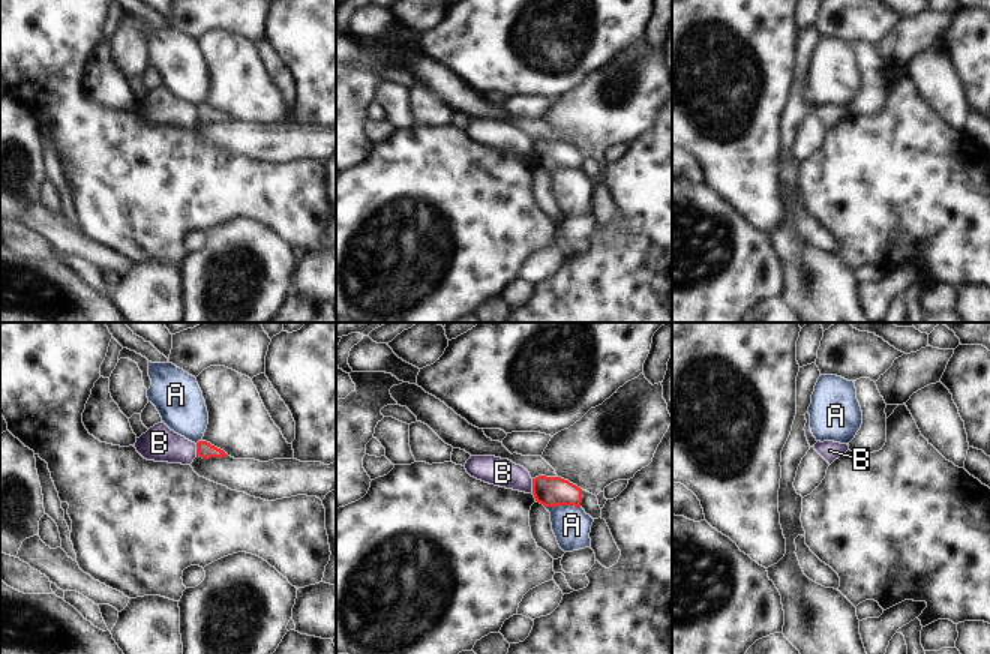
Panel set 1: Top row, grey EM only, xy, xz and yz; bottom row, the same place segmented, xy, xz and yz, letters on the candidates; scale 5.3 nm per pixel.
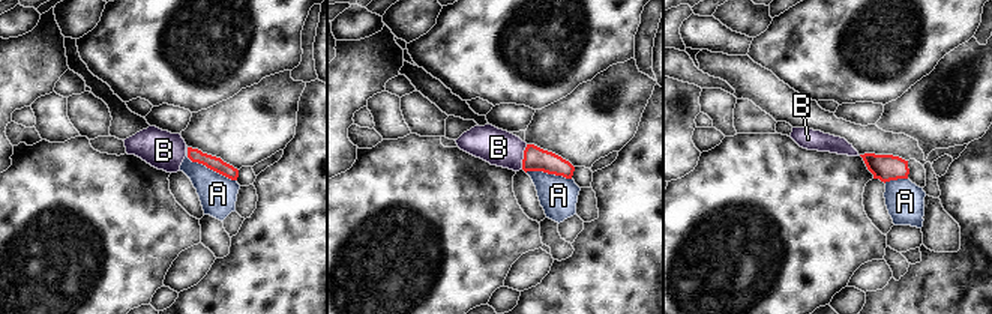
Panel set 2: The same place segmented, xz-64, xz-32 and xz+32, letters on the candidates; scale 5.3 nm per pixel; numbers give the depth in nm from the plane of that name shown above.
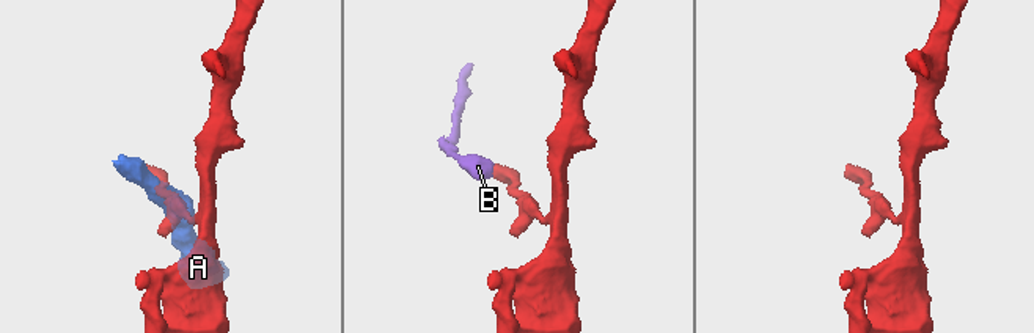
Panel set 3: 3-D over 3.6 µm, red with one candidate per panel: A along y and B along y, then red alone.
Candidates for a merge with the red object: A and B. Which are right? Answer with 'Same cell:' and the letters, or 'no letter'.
Same cell: no letter

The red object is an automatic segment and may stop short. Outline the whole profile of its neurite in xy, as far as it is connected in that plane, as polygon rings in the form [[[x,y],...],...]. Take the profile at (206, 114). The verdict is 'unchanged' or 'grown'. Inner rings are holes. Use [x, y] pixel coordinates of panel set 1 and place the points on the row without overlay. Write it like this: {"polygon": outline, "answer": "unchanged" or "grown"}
{"polygon": [[[198,105],[196,106],[196,120],[202,123],[210,123],[210,122],[225,122],[228,120],[224,114],[212,110],[207,105]]], "answer": "unchanged"}

